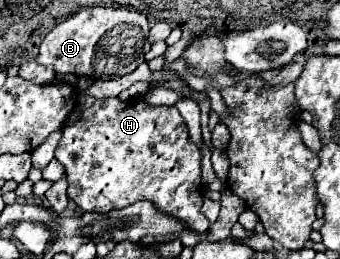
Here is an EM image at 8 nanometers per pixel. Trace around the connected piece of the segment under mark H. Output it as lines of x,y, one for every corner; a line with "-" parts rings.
82,96
80,102
78,102
78,110
82,110
82,116
64,126
62,130
62,138
56,146
56,160
64,166
66,170
66,178
70,182
68,186
68,198
72,202
76,202
76,206
82,210
82,212
98,212
98,214
106,214
110,210
120,210
120,208
126,208
138,200
150,200
162,214
172,214
172,218
180,218
180,222
192,226
194,232
206,232
210,228
210,222
206,220
206,216
202,214
202,178
200,178
200,148
190,142
190,136
186,136
186,126
180,118
180,112
174,108
174,106
150,106
150,104
142,104
142,100
120,100
120,98
104,98
104,100
94,100
92,96

